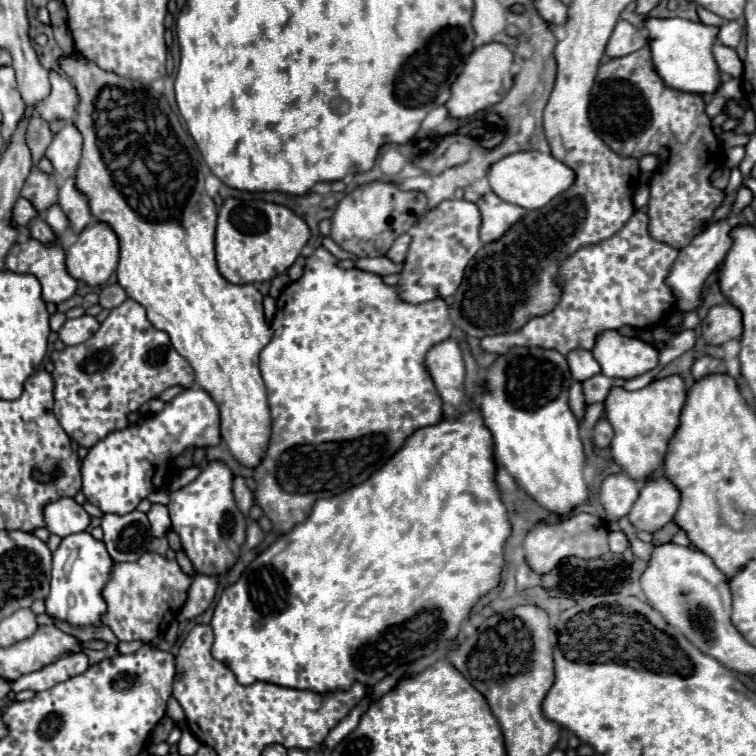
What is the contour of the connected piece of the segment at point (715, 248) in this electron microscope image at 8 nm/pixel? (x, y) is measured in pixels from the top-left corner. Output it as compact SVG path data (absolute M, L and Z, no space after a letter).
M741 184L741 188L735 194L735 202L731 206L731 214L727 218L719 220L719 222L713 222L703 234L695 236L689 246L685 246L683 250L679 250L679 258L675 260L675 264L673 264L673 268L671 268L669 276L667 276L667 284L677 294L677 308L689 312L689 310L695 310L701 304L703 282L715 270L715 266L719 262L723 262L723 258L727 256L727 252L729 252L729 248L733 244L731 230L737 228L737 226L747 226L747 222L743 220L743 210L747 206L751 206L751 202L753 202L753 192L745 184Z

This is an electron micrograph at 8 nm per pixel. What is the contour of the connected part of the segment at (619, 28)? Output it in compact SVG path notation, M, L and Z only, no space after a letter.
M621 20L621 22L617 22L617 26L613 30L605 52L607 52L607 56L617 58L617 56L627 56L631 52L637 52L645 44L647 44L645 30L639 30L639 28L631 26L629 22Z

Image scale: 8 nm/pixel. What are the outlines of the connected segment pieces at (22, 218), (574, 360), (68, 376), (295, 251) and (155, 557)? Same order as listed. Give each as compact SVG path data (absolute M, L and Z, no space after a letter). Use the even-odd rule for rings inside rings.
M19 198L17 204L15 204L15 208L13 208L13 220L19 226L29 226L29 222L33 218L39 218L39 212L33 208L33 204L29 204L29 200Z
M587 350L569 352L567 354L567 362L569 362L569 370L571 370L573 378L579 380L579 382L585 382L587 378L591 378L591 376L601 372L601 366L593 358L593 354L587 352Z
M127 298L121 306L113 308L111 314L101 324L101 328L87 342L69 346L61 352L53 352L51 360L55 364L55 370L53 370L55 416L63 426L63 430L73 440L77 440L79 446L85 446L85 448L95 446L109 432L125 428L127 414L139 410L141 404L145 404L151 398L157 398L163 390L171 386L181 386L181 388L195 386L195 372L189 366L189 362L177 354L177 350L171 346L171 340L165 332L153 328L153 324L145 316L145 308L133 298Z
M229 198L223 202L217 218L215 252L219 272L231 284L269 282L293 266L309 236L309 226L285 206L263 200L245 202Z
M147 552L137 562L115 562L109 572L109 582L101 590L101 596L107 604L107 612L105 616L101 616L101 624L111 628L121 642L153 642L165 634L169 622L175 618L175 602L179 602L179 608L183 606L189 584L191 578L181 572L179 564L159 554Z

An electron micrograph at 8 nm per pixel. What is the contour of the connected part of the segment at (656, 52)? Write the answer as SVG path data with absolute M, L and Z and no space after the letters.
M647 18L645 28L649 30L653 64L657 68L657 74L663 78L667 86L683 92L697 92L697 94L707 94L717 90L721 80L719 80L719 70L711 46L715 42L719 28L695 24L683 18L663 18L663 20Z

